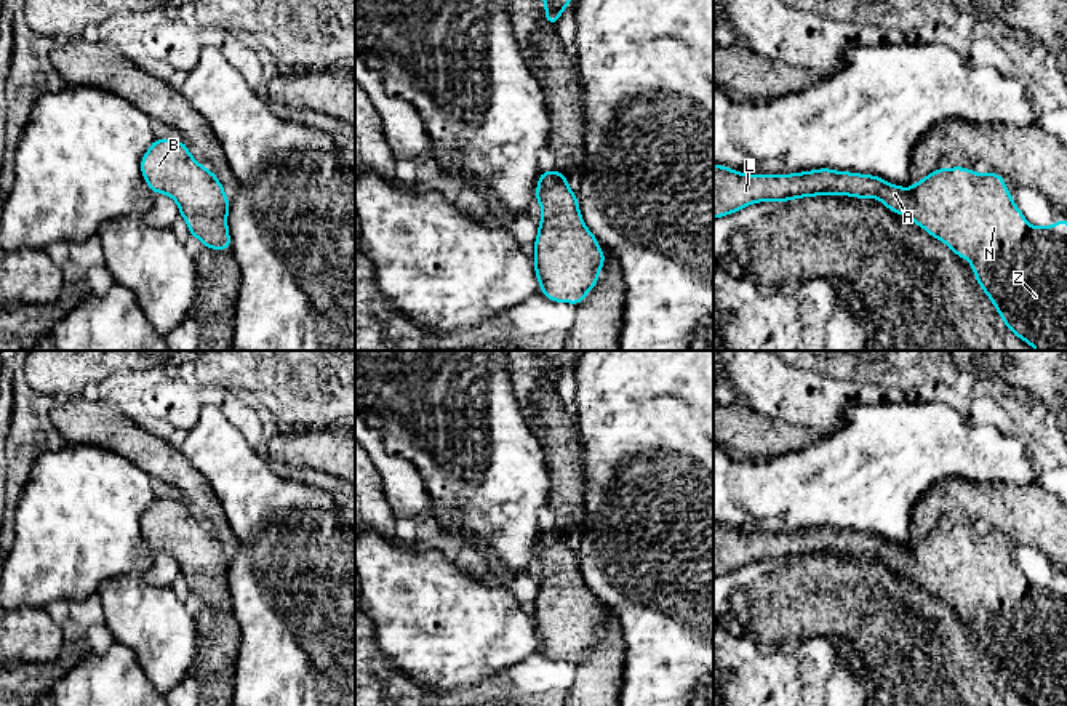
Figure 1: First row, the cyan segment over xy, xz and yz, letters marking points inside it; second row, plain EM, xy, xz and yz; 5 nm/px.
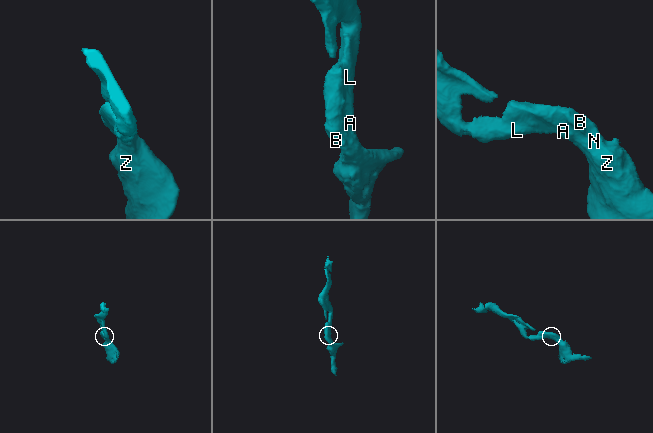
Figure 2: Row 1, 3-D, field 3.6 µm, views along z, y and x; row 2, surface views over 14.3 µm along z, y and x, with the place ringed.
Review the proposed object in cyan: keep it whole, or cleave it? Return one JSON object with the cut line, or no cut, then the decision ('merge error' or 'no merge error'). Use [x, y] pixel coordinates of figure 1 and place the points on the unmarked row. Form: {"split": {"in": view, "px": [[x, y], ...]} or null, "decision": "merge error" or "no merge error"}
{"split": null, "decision": "no merge error"}

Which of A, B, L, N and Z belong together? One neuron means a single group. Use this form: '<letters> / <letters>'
A B L N Z

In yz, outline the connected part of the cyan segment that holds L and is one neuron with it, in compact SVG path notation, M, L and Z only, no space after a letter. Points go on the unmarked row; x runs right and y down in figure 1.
M713 522L713 578L758 560L787 560L808 554L821 556L822 552L856 557L873 556L893 572L907 575L936 599L942 599L958 616L969 620L977 642L993 661L1000 677L1017 696L1032 706L1067 706L1067 578L1059 576L1056 584L1029 584L1024 572L1013 560L1001 533L979 533L963 525L937 527L905 548L873 533L830 527L792 533L744 533Z

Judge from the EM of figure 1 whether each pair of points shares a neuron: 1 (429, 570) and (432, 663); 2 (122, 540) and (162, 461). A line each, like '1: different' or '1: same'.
1: same
2: different

